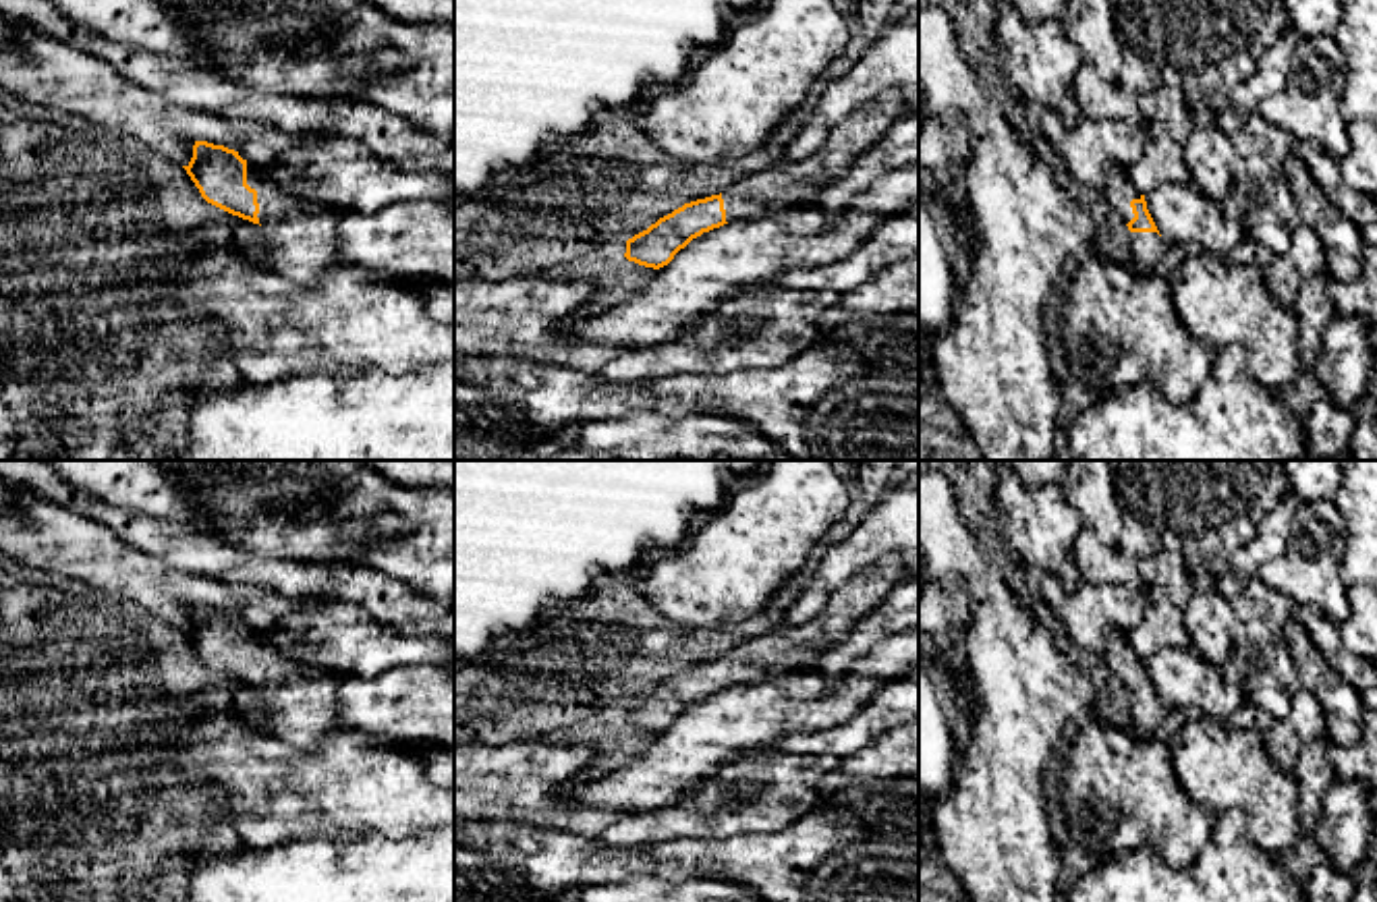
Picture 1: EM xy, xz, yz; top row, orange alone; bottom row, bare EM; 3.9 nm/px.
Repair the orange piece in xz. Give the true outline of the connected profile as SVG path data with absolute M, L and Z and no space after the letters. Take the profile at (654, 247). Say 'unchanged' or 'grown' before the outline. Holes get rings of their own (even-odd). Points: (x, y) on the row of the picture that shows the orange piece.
grown; M888 91L836 124L809 156L778 162L740 178L724 193L684 203L647 230L626 241L624 257L659 270L693 238L736 220L757 220L771 212L807 205L825 185L842 176L871 149L902 114L902 95Z

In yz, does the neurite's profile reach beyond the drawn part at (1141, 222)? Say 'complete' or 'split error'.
split error

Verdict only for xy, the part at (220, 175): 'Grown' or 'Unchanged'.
Grown

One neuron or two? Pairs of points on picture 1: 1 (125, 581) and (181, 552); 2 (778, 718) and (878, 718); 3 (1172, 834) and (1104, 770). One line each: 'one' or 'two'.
1: two
2: two
3: one

